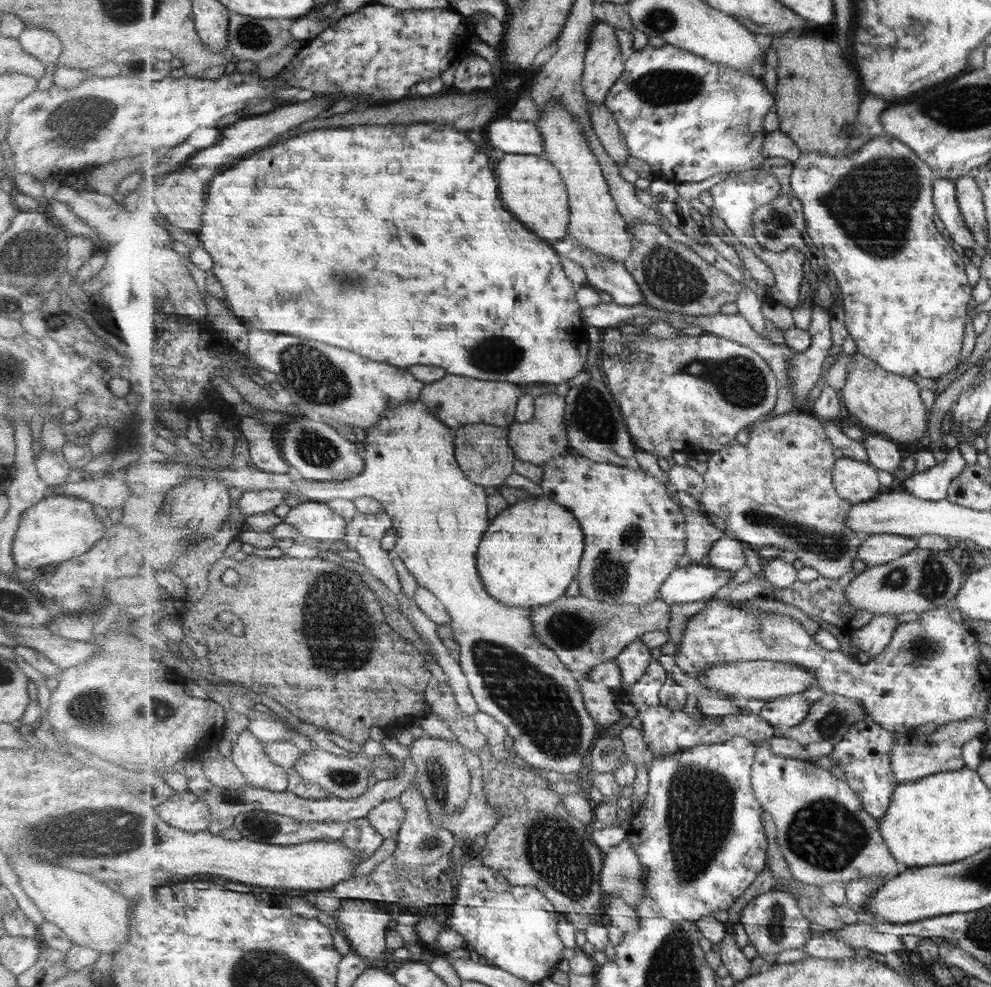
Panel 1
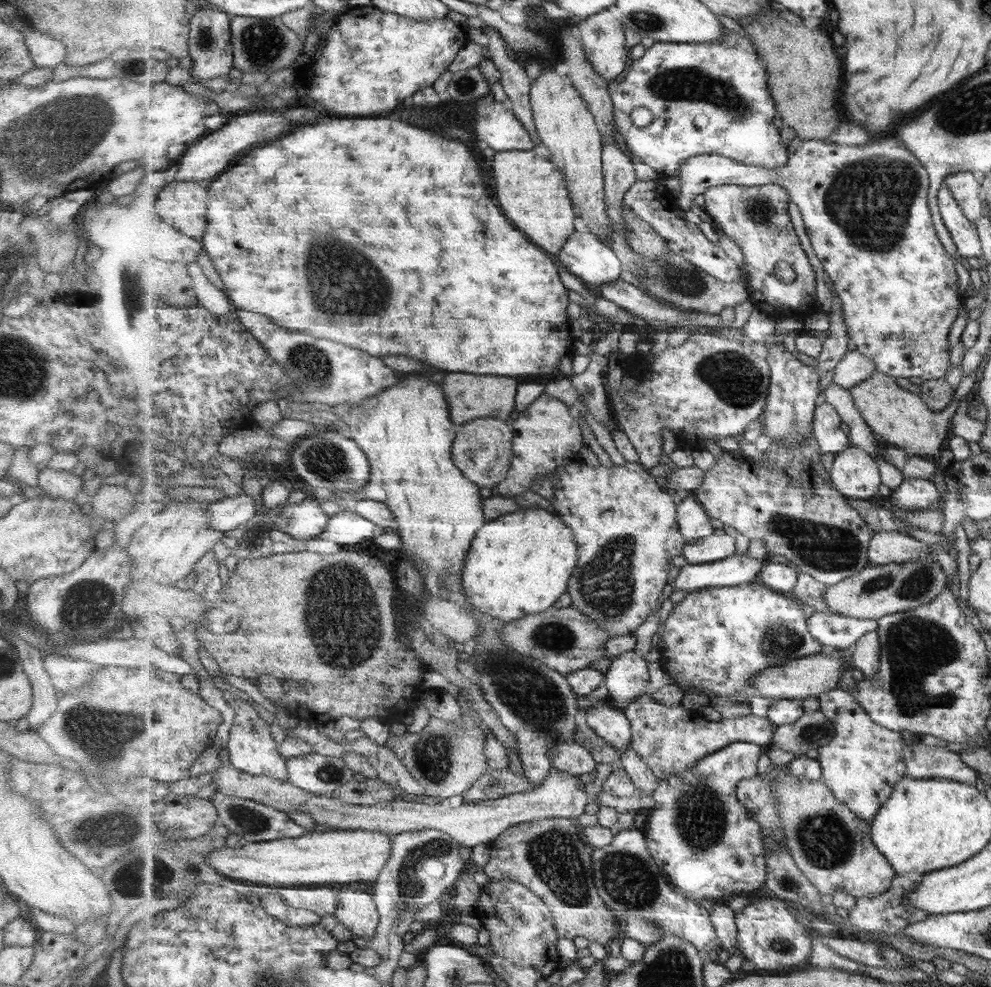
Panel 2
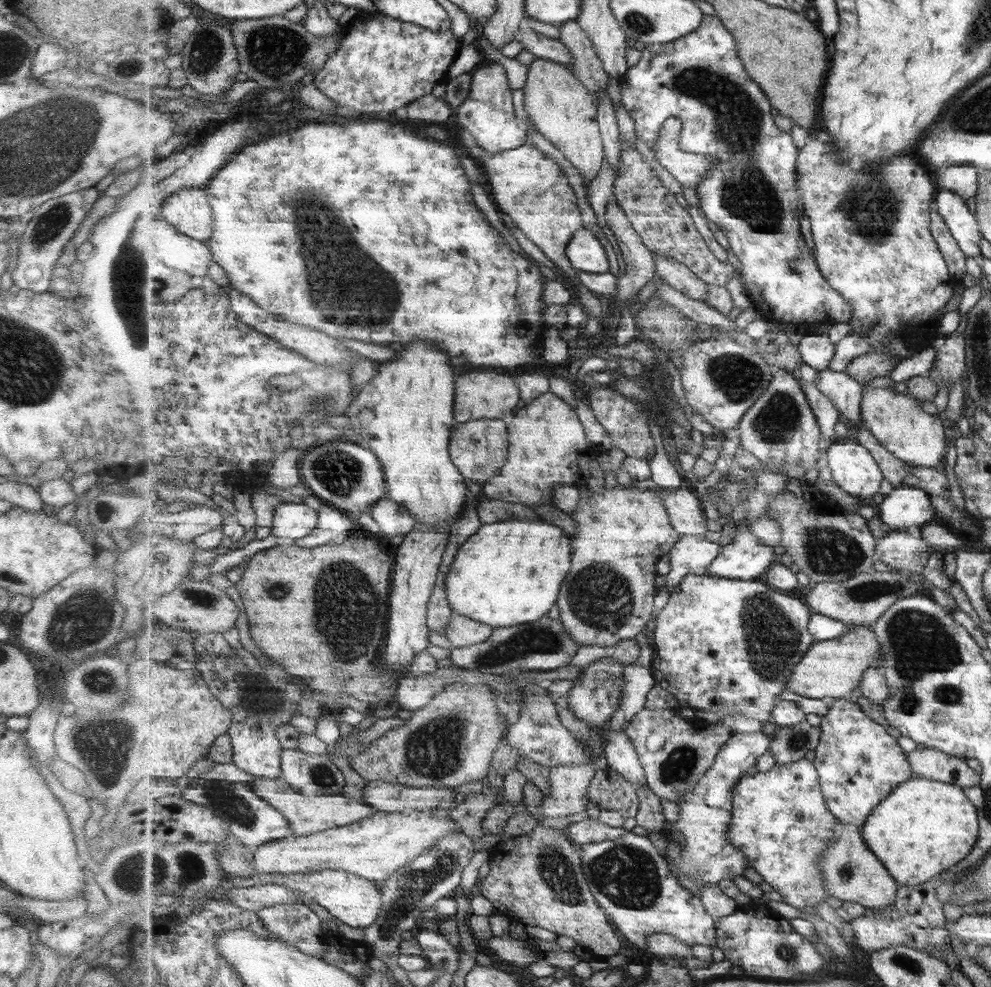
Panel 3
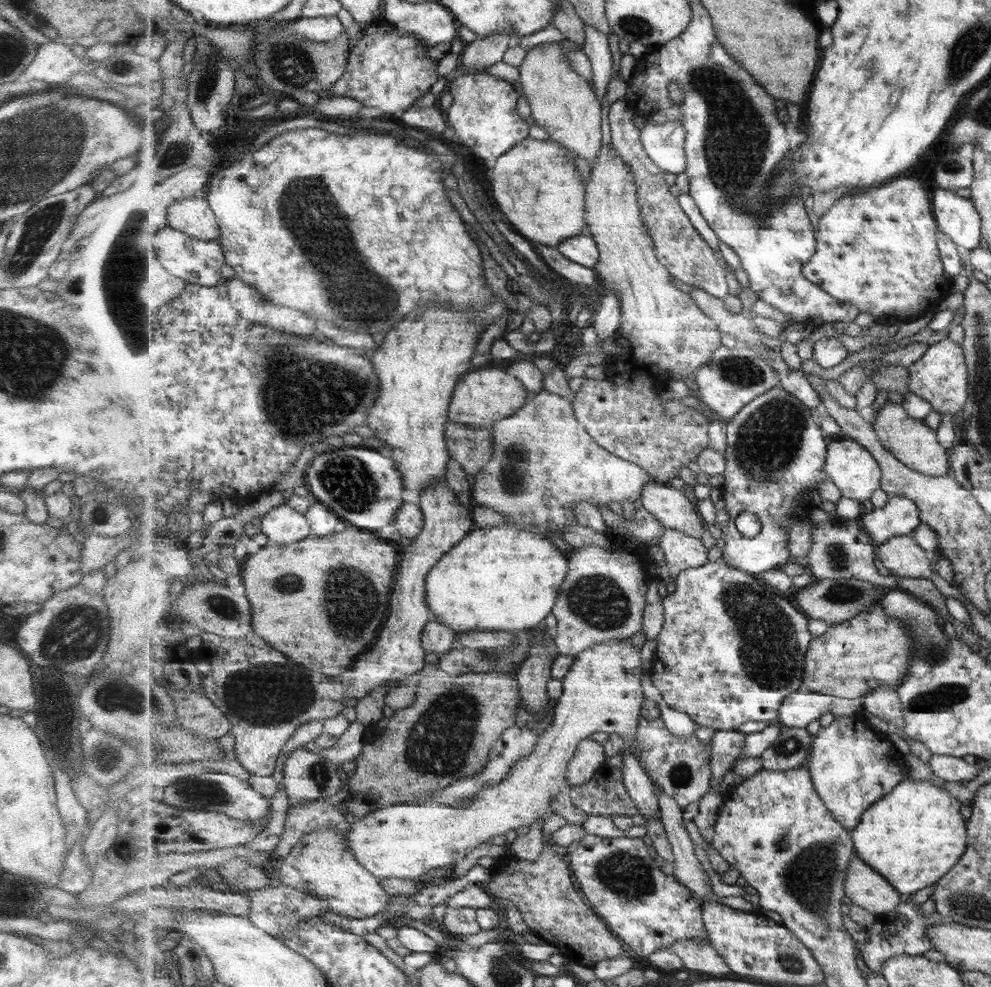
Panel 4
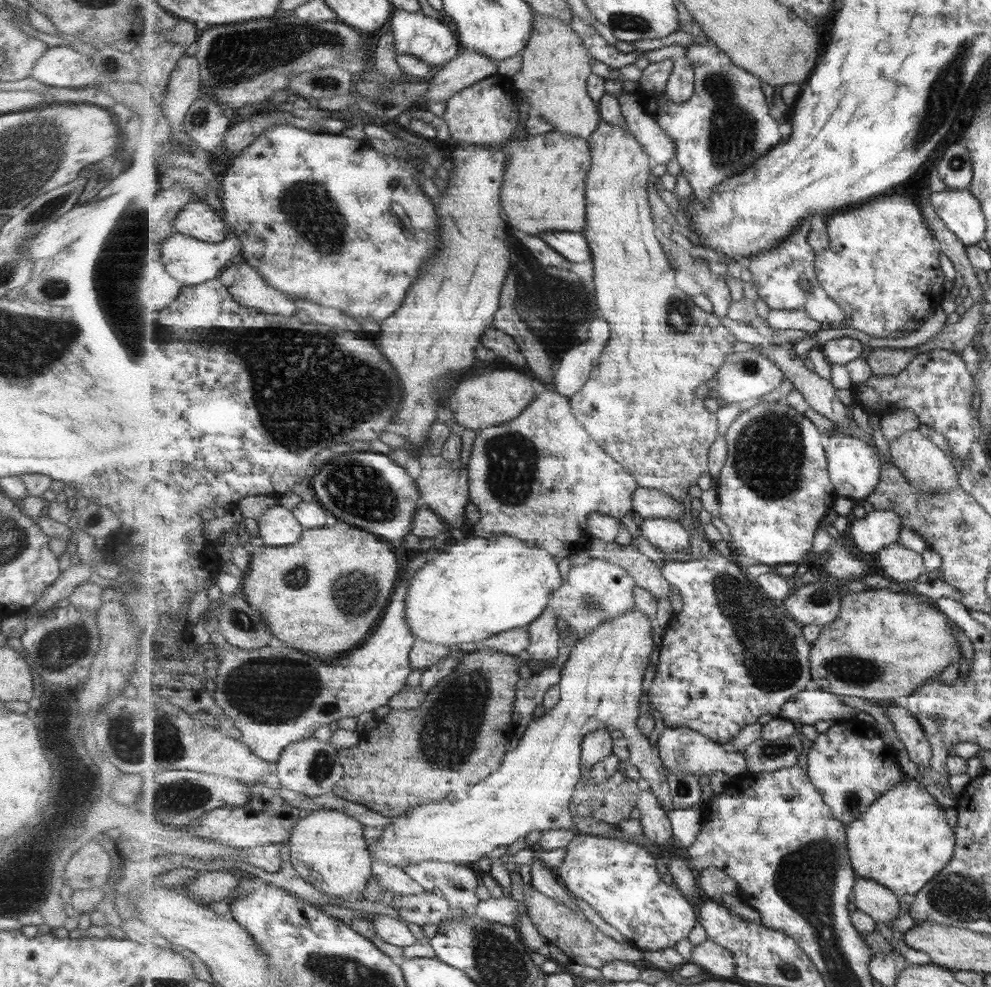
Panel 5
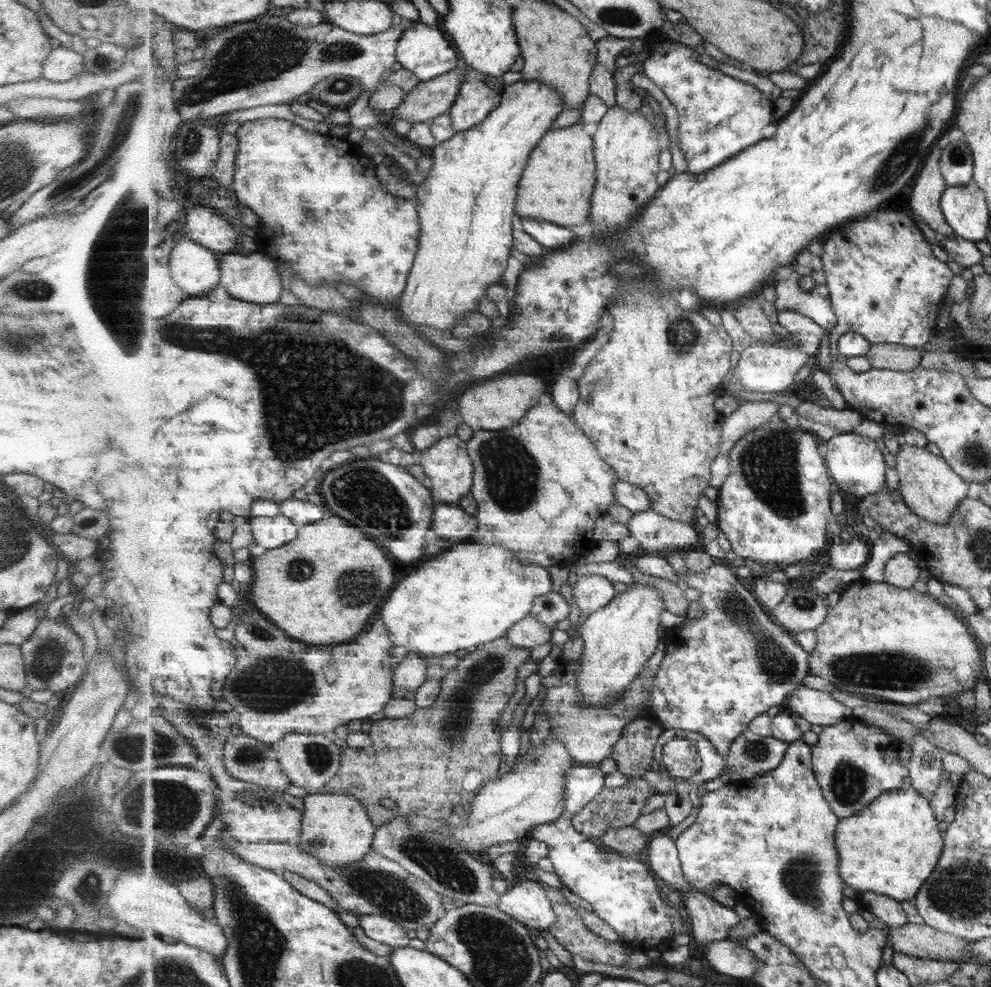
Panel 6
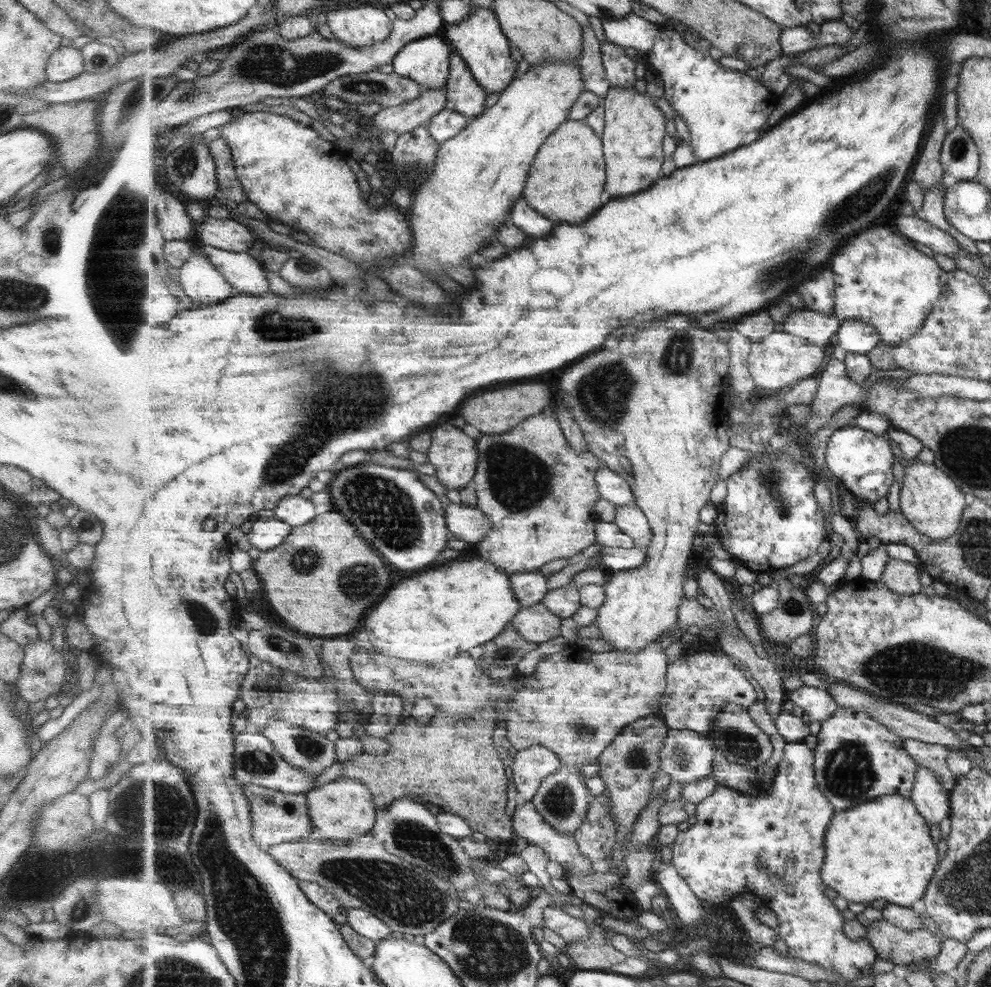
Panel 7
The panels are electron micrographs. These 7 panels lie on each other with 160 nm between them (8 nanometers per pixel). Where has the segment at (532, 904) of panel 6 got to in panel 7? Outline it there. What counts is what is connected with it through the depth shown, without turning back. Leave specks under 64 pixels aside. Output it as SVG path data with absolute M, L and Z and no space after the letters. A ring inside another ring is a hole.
M546 907L543 912L546 927L554 931L566 944L571 942L589 941L591 928L579 918L569 916L557 907Z

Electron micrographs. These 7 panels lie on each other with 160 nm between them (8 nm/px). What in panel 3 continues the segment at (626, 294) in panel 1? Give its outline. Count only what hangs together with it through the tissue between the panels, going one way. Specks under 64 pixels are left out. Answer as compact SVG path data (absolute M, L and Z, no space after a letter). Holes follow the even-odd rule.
M583 228L576 232L566 253L577 269L594 273L609 272L607 252L599 242L599 237L595 237L595 233L589 229Z

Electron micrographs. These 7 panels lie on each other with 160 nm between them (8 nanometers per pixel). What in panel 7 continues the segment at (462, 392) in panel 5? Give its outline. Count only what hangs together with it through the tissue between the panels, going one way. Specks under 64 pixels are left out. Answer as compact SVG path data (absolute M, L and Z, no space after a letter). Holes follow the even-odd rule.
M531 382L531 384L519 384L519 386L509 386L509 388L499 388L499 390L491 390L485 394L477 394L463 404L461 414L469 425L477 428L481 434L499 435L513 430L517 424L521 424L523 420L535 414L544 413L545 406L549 406L551 402L553 402L553 396L551 396L549 386L541 382Z

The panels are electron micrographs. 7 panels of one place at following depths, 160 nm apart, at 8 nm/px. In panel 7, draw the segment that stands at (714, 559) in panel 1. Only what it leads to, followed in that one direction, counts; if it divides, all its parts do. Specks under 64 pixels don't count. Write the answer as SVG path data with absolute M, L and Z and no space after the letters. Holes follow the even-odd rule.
M636 504L615 505L615 508L616 516L613 522L635 540L636 548L649 548L653 542L653 531L643 509Z

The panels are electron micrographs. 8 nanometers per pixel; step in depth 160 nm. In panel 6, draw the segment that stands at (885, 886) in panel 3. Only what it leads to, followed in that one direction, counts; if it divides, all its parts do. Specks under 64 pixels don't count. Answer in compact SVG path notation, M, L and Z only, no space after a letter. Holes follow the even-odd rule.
M862 892L858 894L857 901L862 910L868 913L869 916L874 915L884 925L888 927L903 927L909 924L905 910L901 908L901 901L875 893Z

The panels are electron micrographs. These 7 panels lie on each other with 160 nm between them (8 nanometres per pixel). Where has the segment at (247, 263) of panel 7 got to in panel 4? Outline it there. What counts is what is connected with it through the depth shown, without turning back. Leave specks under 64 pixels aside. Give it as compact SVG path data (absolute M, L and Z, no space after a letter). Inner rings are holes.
M236 274L224 283L231 303L242 317L283 332L312 337L315 334L316 320L305 312L268 301L257 288Z

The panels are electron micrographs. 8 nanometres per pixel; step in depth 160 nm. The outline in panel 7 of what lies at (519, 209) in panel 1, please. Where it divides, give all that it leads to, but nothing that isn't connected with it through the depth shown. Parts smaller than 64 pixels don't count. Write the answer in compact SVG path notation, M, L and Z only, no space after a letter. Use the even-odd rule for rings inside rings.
M567 119L537 153L526 182L525 200L551 220L583 224L603 206L607 179L602 135L595 132L586 119Z

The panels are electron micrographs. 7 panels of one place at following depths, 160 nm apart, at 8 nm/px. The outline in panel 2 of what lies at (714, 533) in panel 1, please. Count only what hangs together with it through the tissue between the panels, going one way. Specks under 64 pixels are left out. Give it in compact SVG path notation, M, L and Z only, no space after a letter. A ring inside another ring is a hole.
M690 493L684 499L679 500L677 520L688 543L707 535L713 535L715 532L711 517L695 495Z

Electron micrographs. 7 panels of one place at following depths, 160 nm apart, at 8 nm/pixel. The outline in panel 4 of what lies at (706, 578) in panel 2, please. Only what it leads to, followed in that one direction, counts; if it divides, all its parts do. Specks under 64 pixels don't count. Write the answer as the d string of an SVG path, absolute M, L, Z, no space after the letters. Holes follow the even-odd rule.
M779 386L757 397L733 418L728 425L725 484L717 491L722 492L725 509L729 514L729 520L723 527L723 561L727 561L729 566L758 576L792 560L791 552L787 548L789 528L795 518L803 514L808 516L812 508L820 507L809 503L807 487L816 487L827 480L828 473L825 469L829 441L830 438L821 430L817 419L811 416L811 409L801 404L801 400L793 396L793 393L786 392ZM743 512L753 513L761 522L761 531L754 537L745 537L735 528L735 520Z

